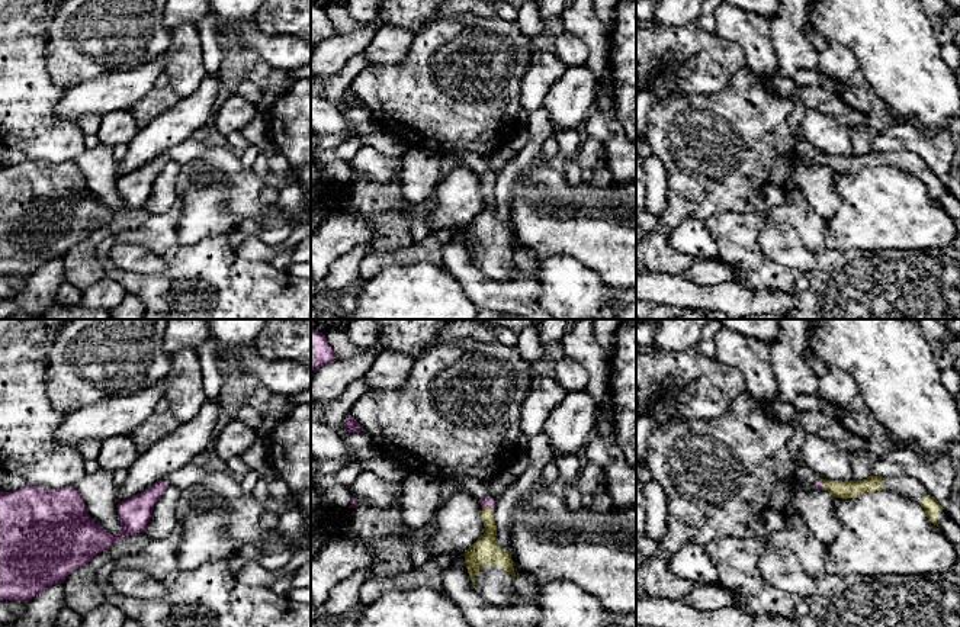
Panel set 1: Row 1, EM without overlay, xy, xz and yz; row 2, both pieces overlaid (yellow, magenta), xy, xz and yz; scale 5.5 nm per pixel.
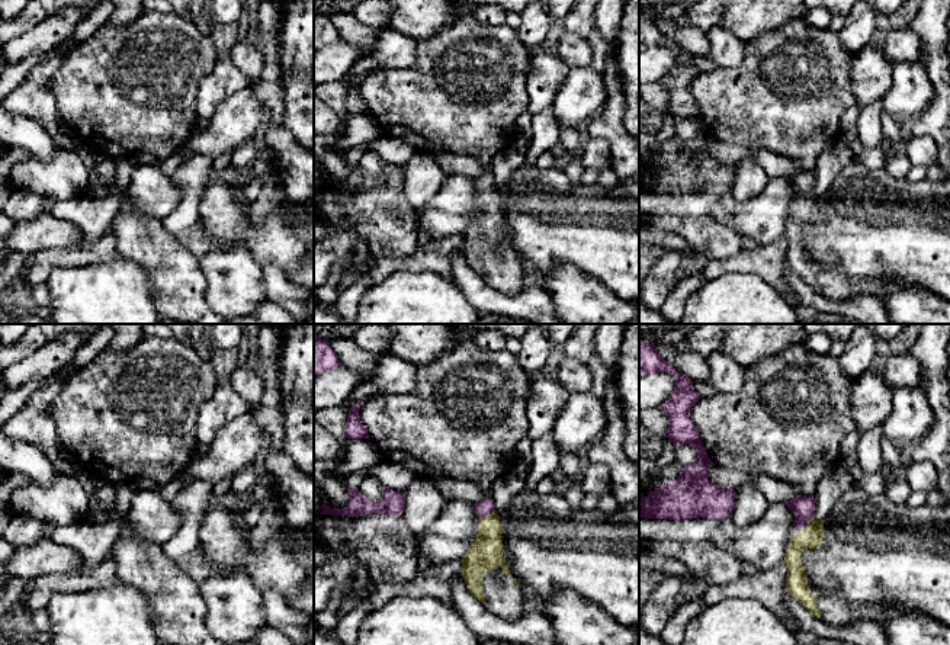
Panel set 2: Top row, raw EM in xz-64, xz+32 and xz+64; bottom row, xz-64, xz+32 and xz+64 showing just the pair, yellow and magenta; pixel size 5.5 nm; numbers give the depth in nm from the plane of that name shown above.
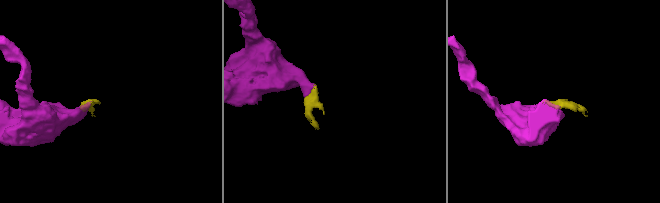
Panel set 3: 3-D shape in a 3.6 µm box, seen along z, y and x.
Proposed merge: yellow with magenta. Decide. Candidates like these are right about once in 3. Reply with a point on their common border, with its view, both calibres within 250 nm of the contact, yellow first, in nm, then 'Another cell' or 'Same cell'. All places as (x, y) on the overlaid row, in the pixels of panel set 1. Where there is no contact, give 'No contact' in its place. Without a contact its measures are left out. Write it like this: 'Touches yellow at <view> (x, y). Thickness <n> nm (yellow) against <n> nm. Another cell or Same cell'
Touches yellow at xz (485, 508). Thickness 150 nm (yellow) against 60 nm. Same cell

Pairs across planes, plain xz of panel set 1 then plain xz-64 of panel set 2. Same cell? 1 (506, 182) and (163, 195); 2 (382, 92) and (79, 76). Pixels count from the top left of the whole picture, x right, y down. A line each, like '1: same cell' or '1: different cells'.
1: different cells
2: same cell

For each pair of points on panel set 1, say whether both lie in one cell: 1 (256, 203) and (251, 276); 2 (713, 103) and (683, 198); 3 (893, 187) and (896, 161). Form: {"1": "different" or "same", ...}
{"1": "different", "2": "same", "3": "different"}

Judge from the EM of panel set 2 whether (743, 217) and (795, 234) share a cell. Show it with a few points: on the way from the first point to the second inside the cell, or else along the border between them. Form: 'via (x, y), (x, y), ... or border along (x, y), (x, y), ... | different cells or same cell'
border along (795, 207), (788, 217), (786, 230), (782, 236) | different cells

